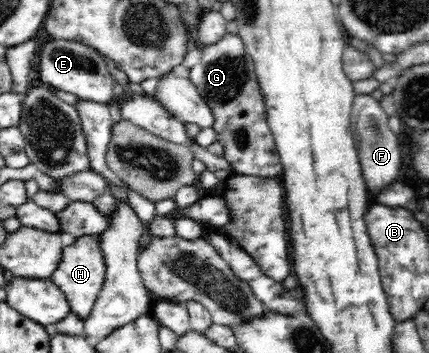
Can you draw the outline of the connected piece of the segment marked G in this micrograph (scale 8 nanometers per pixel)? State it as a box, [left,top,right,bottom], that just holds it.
[189,32,282,178]

